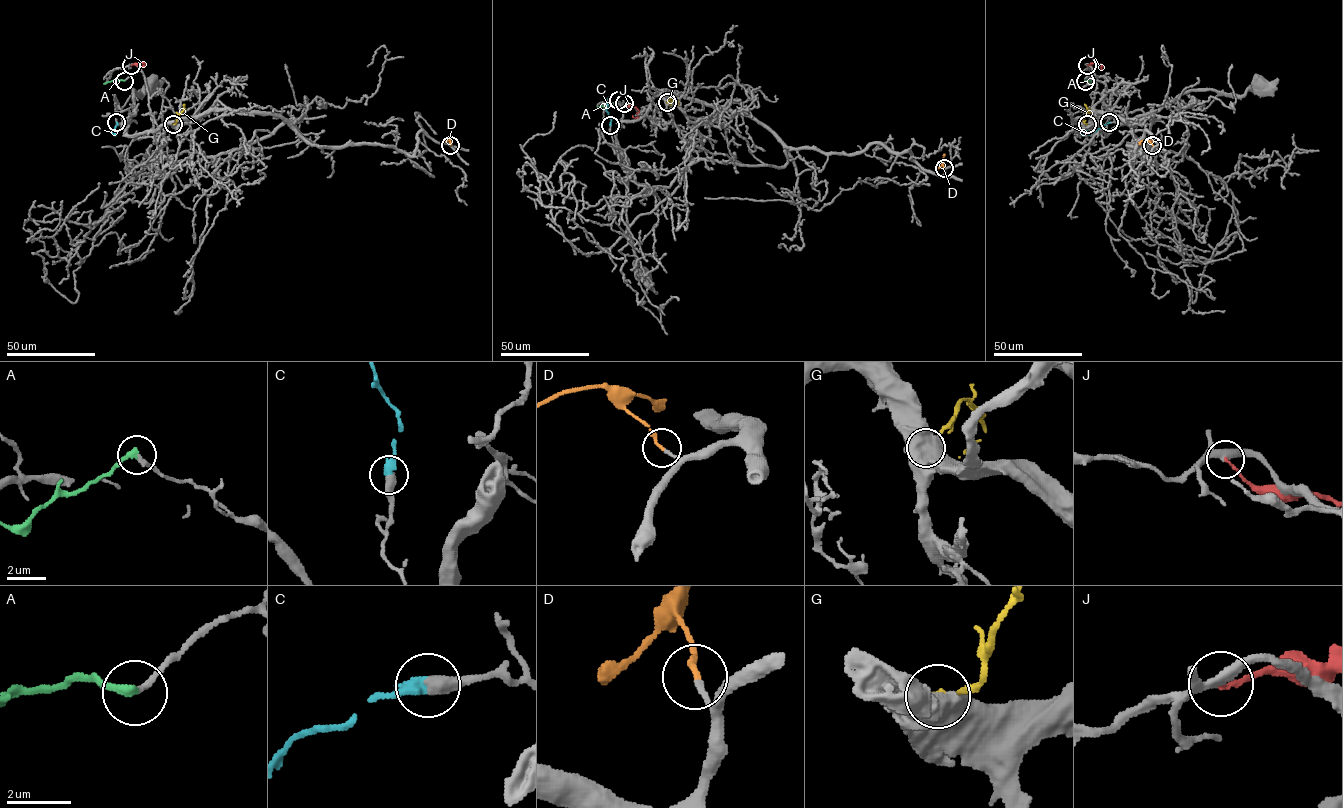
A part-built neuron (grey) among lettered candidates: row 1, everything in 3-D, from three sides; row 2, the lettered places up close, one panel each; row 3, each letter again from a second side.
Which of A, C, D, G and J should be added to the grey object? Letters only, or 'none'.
A, C, D

